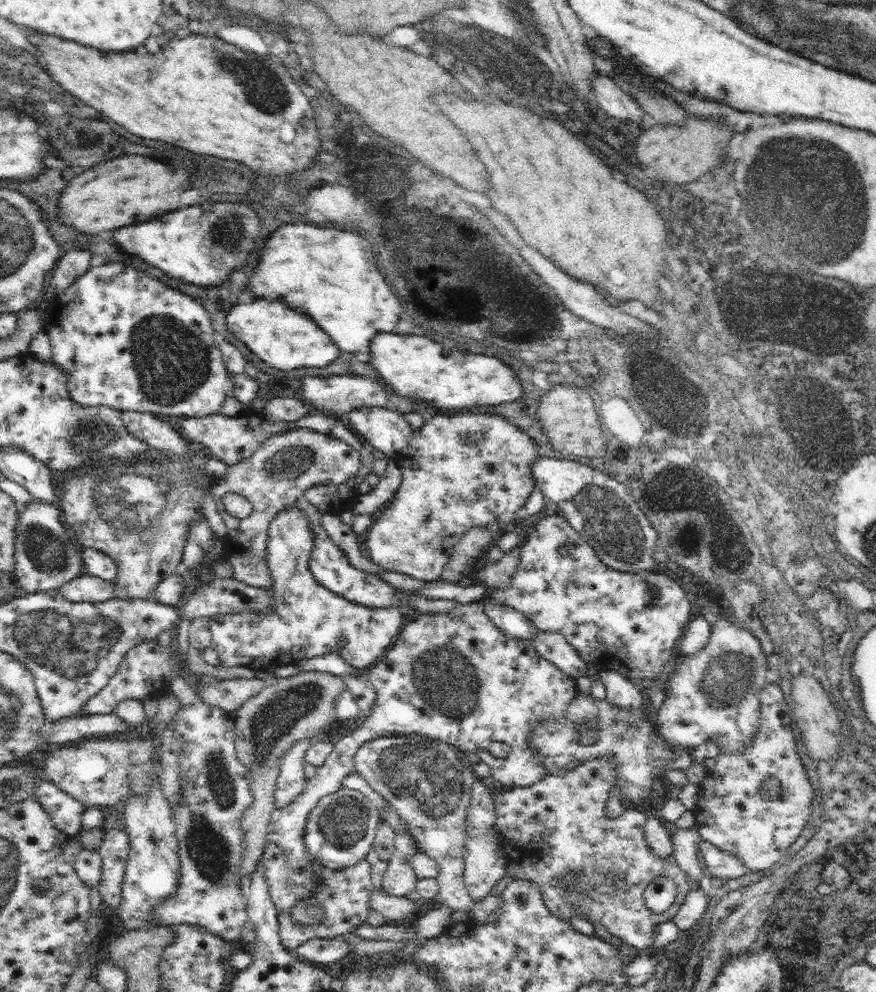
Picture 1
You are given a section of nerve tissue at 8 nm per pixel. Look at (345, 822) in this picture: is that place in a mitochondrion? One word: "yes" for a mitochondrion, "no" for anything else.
yes

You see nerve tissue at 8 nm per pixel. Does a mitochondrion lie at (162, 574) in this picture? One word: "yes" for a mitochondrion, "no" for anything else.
no

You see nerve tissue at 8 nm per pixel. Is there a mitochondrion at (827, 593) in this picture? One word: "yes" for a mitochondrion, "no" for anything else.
no

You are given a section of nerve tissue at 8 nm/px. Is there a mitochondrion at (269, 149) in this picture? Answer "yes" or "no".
no

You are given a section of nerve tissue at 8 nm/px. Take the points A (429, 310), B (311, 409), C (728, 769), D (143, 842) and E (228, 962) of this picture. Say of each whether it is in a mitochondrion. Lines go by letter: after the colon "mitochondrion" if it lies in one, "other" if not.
A: other
B: other
C: other
D: other
E: other

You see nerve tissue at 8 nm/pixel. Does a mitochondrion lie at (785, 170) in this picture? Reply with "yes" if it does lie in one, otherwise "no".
yes

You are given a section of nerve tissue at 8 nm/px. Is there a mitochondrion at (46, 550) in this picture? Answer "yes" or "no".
yes

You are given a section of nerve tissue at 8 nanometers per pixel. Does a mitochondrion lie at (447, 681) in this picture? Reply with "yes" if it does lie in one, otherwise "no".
yes

